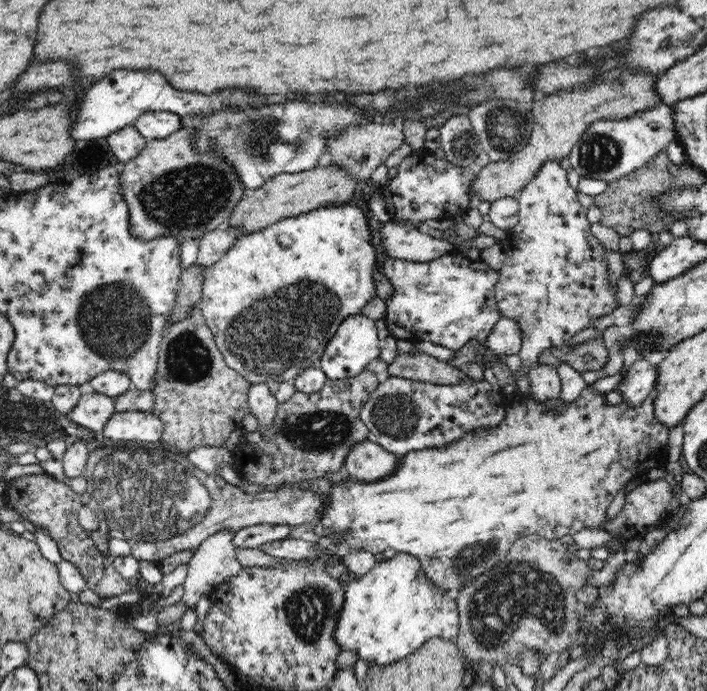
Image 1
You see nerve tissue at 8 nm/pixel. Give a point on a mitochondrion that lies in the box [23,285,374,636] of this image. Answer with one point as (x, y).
(149, 502)

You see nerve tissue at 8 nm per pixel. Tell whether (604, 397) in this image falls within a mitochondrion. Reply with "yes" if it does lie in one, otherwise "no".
no

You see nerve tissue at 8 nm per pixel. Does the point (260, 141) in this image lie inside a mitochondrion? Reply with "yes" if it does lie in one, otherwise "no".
yes

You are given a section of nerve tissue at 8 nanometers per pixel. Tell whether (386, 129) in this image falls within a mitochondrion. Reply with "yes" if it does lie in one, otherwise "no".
no

